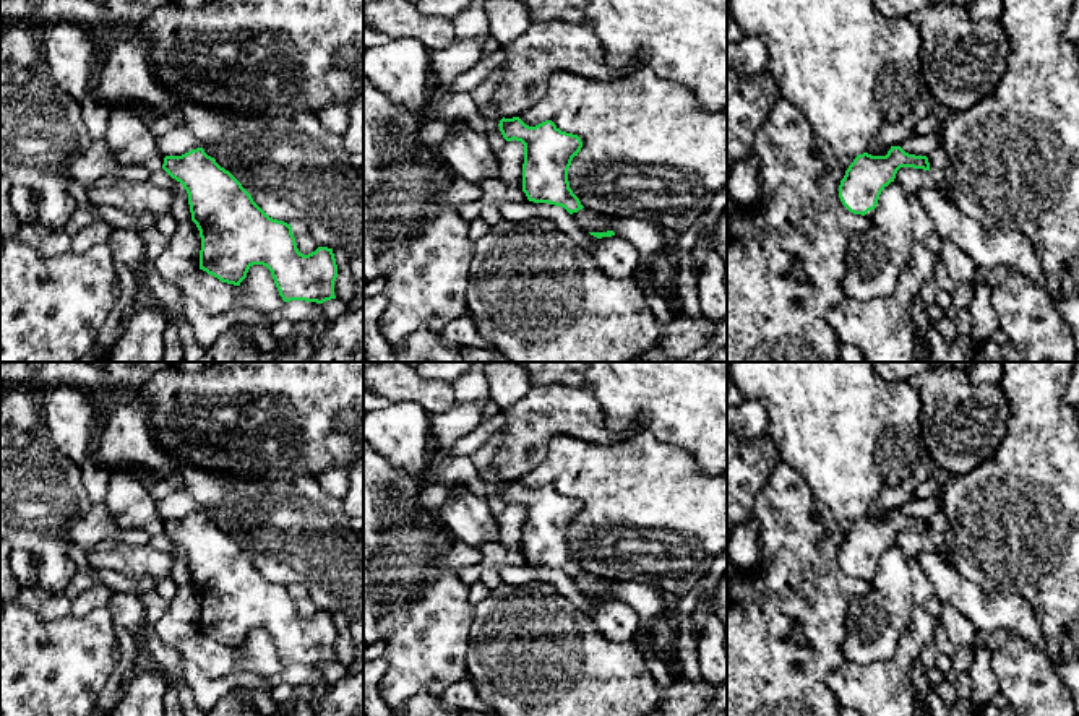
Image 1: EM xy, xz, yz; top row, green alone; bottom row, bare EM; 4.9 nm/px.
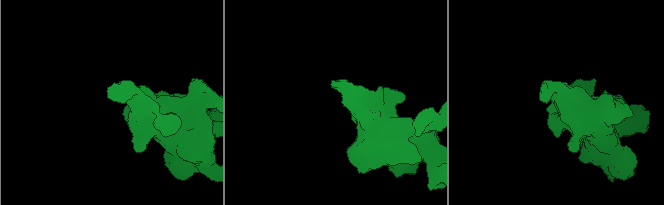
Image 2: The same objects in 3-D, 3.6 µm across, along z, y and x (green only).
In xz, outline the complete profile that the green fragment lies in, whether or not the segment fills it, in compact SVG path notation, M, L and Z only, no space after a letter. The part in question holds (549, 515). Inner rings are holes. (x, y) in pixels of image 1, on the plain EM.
M503 481L498 490L506 505L516 503L524 508L522 555L529 565L561 570L570 578L584 572L568 546L571 524L582 511L582 505L578 498L561 495L552 484L529 490L519 481Z

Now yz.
M891 510L886 520L858 518L839 549L842 568L865 580L876 572L881 555L894 546L901 531L930 534L930 526L926 520L909 518L901 510Z

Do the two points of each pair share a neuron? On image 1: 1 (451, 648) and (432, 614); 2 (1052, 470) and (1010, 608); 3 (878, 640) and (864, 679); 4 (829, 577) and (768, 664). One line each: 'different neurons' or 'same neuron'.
1: same neuron
2: different neurons
3: different neurons
4: same neuron

